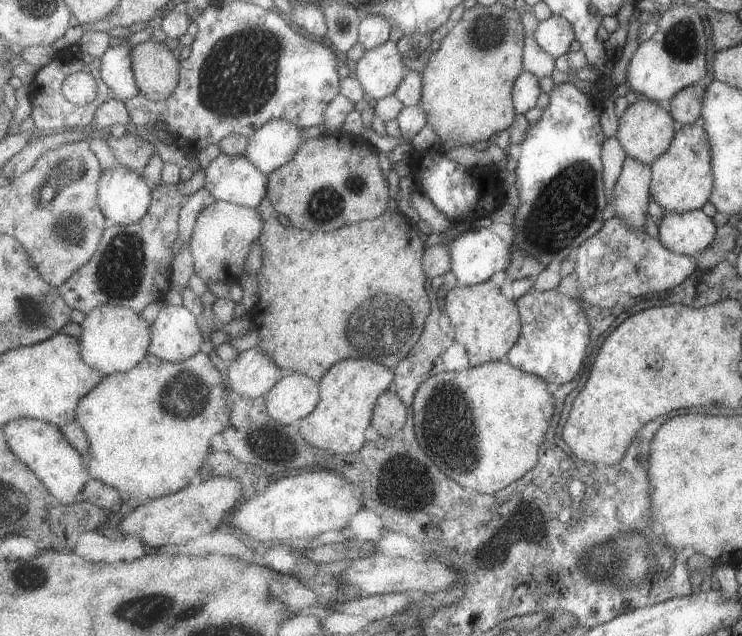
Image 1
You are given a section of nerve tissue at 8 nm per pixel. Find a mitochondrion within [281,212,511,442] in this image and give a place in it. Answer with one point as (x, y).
(388, 322)

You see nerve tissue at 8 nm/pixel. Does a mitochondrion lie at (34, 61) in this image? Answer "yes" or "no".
no

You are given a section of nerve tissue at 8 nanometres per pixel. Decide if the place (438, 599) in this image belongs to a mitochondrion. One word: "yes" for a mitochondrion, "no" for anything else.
no

